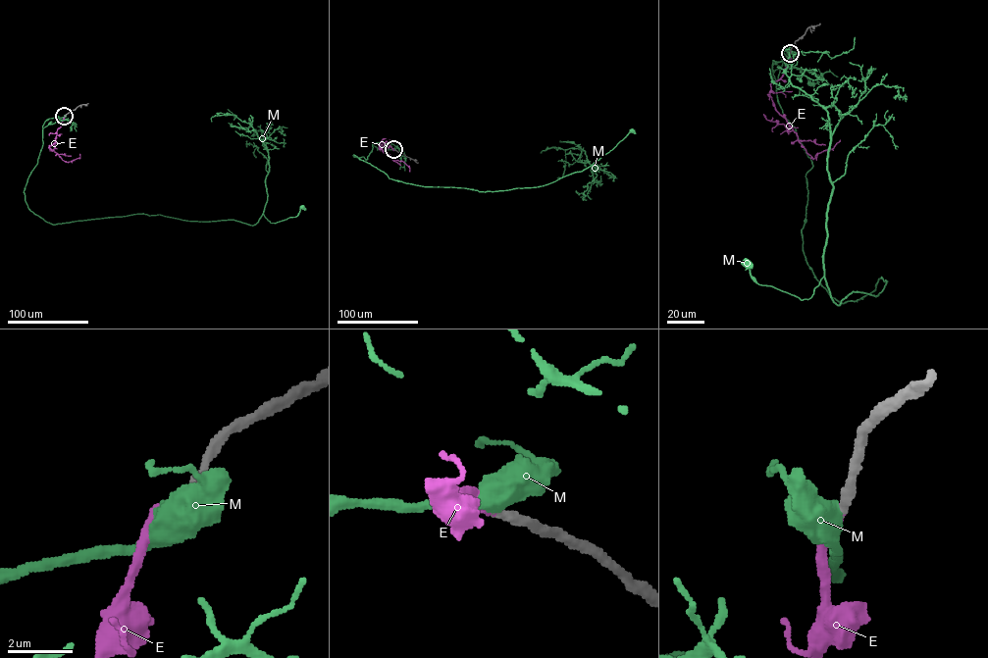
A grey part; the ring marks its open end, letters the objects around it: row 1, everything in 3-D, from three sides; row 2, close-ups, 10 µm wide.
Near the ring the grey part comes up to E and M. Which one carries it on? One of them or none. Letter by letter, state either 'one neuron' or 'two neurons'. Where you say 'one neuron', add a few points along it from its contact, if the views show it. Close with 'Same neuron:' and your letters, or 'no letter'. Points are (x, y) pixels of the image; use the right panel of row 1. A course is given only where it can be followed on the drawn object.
E: one neuron; it runs (790, 53), (783, 75), (770, 84), (775, 109), (785, 118), (813, 159), (840, 140)
M: two neurons
Same neuron: E

